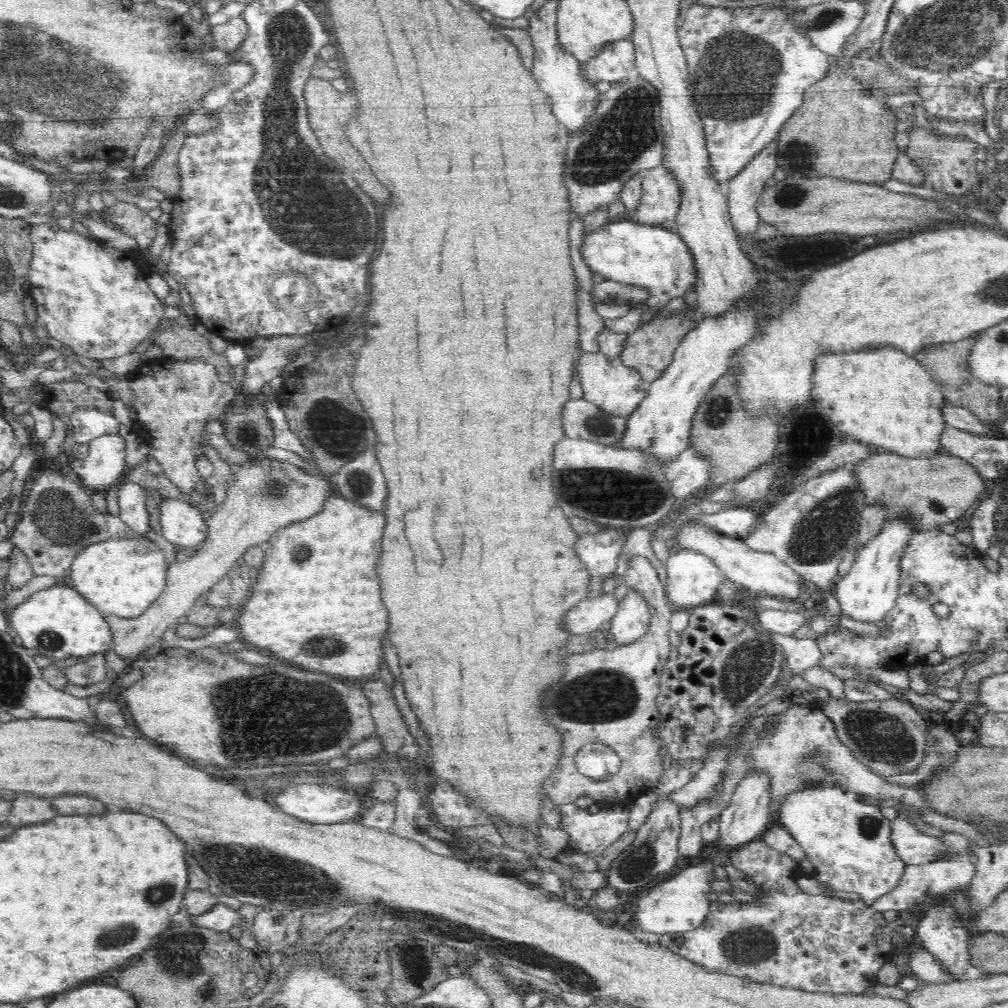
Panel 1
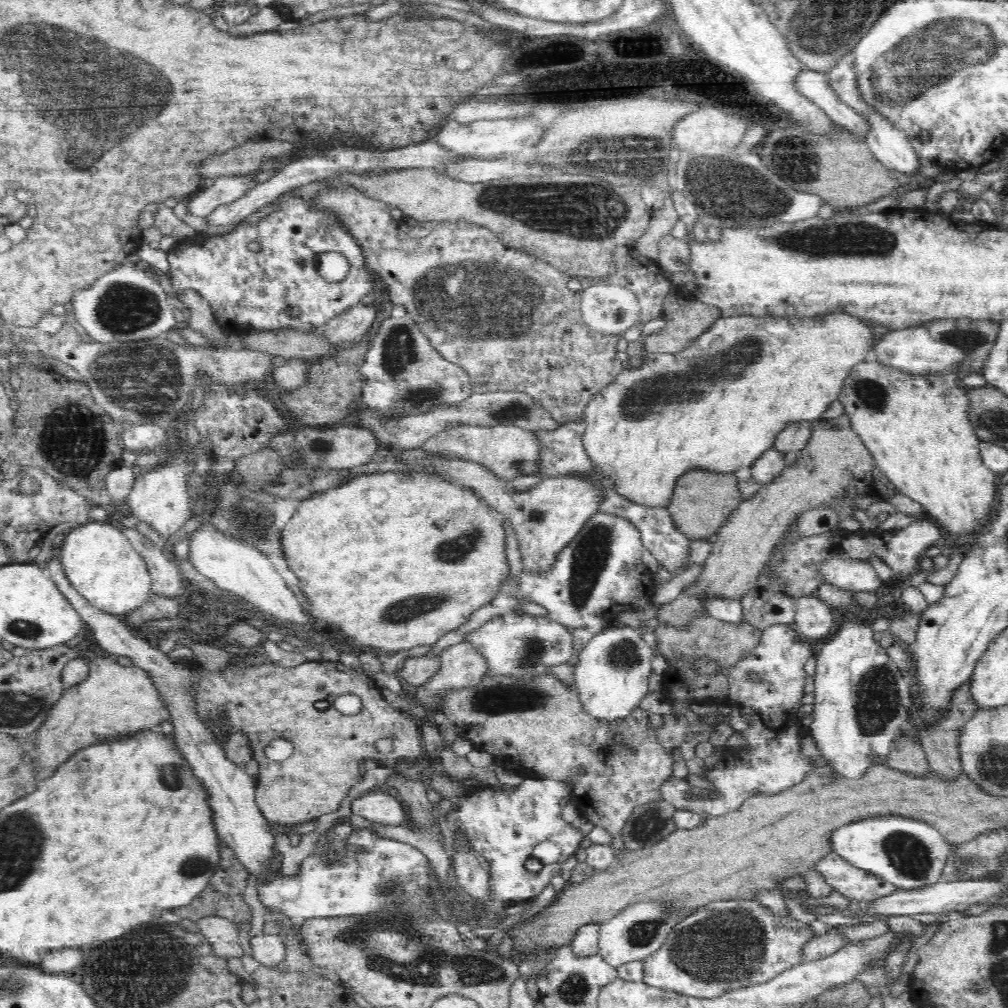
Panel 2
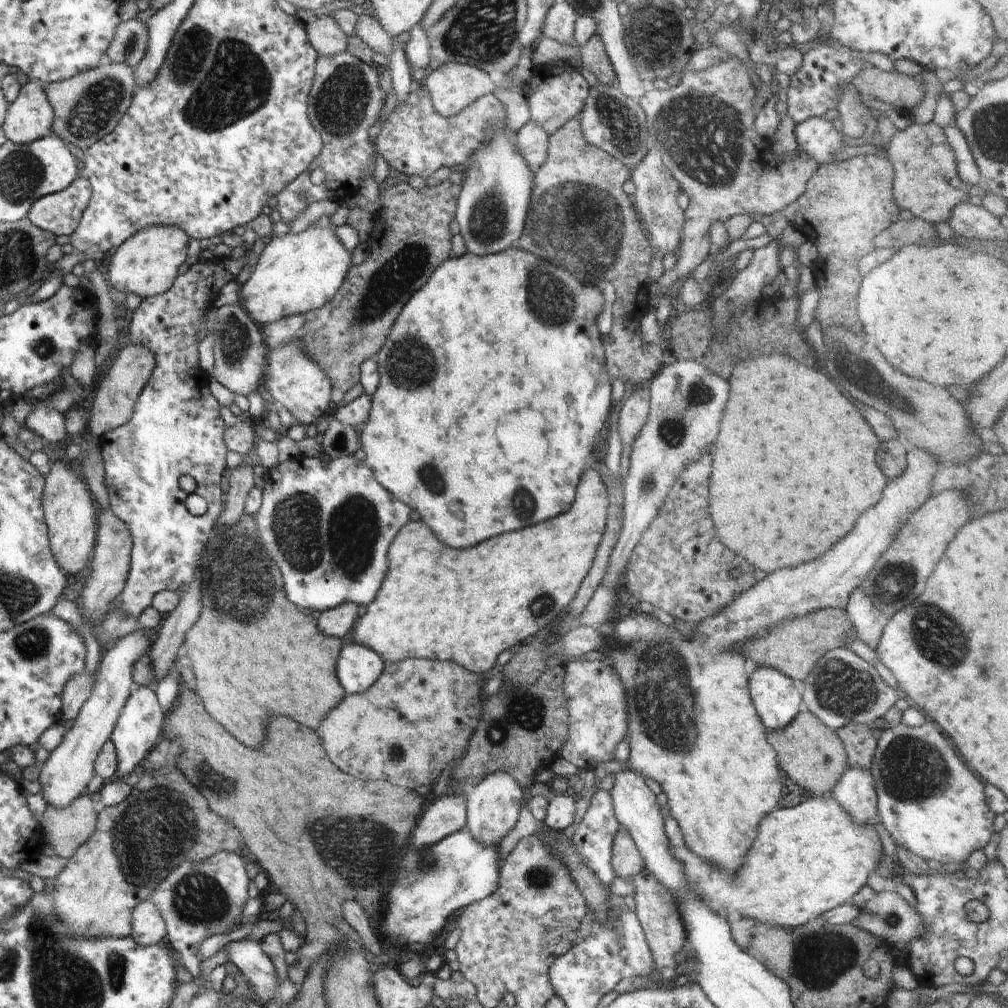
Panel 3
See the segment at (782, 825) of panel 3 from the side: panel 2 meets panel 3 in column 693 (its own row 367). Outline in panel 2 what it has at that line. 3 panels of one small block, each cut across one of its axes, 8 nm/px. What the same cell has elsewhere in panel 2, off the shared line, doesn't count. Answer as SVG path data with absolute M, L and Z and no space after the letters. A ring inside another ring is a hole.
M870 359L852 367L851 373L844 379L842 390L838 398L838 402L844 405L846 412L844 415L848 416L851 421L851 426L856 432L862 443L868 448L870 454L874 457L875 466L887 477L897 490L903 495L909 496L912 500L919 502L924 508L924 514L929 516L929 520L942 528L946 528L950 534L960 536L972 534L972 532L979 533L981 529L991 520L991 516L997 498L999 496L999 487L996 484L998 476L989 470L981 458L979 443L981 442L977 435L973 432L972 424L968 419L968 412L970 412L970 398L965 391L965 386L956 379L956 375L962 375L962 372L950 370L946 374L924 373L923 375L913 375L906 371L886 366L877 360Z

